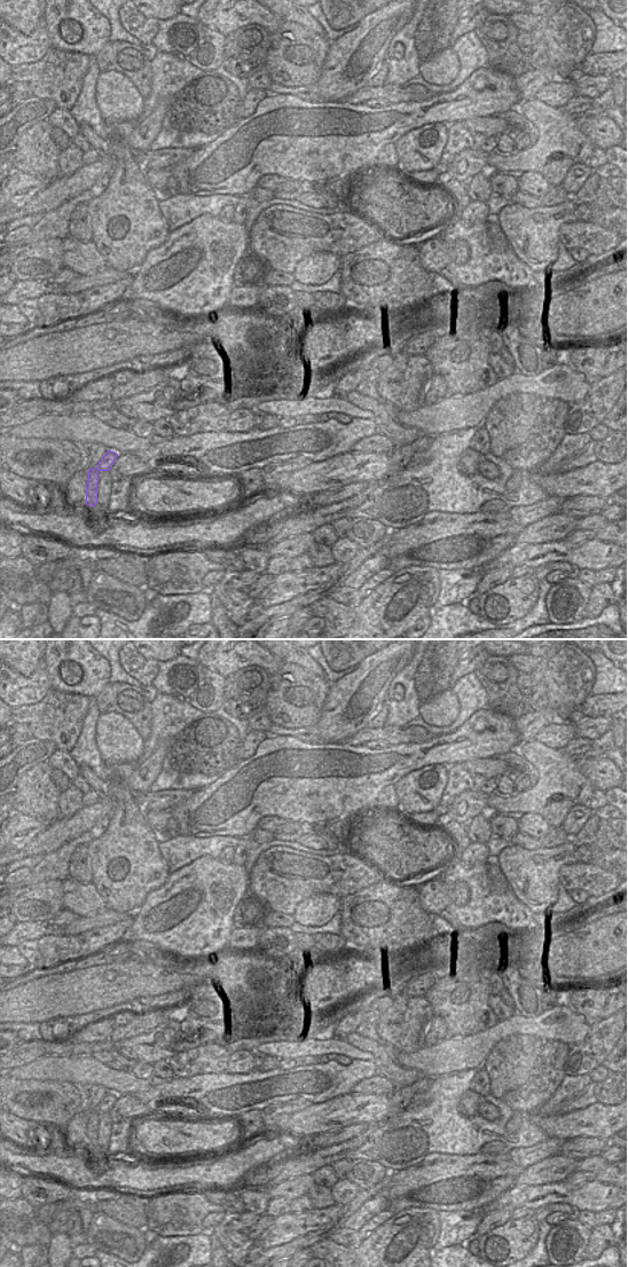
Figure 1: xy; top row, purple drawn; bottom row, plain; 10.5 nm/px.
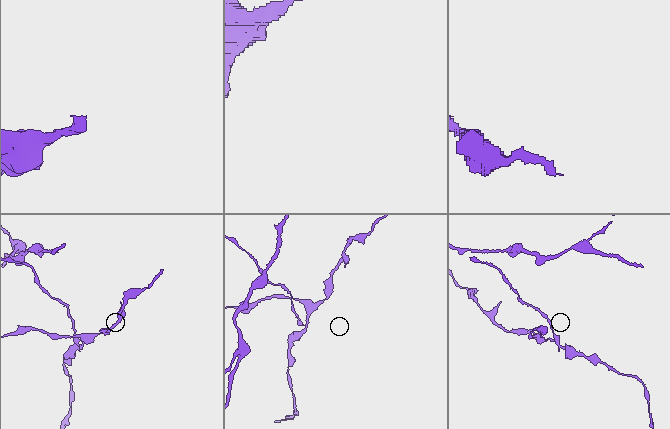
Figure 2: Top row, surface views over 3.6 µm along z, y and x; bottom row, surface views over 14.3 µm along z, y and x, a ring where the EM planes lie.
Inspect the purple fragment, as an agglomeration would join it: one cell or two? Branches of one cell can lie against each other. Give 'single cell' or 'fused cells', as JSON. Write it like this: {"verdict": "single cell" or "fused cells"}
{"verdict": "fused cells"}

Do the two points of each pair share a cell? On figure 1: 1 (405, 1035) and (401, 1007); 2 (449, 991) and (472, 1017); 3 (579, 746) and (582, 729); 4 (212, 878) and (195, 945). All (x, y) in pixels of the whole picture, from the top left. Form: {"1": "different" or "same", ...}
{"1": "same", "2": "same", "3": "different", "4": "same"}

